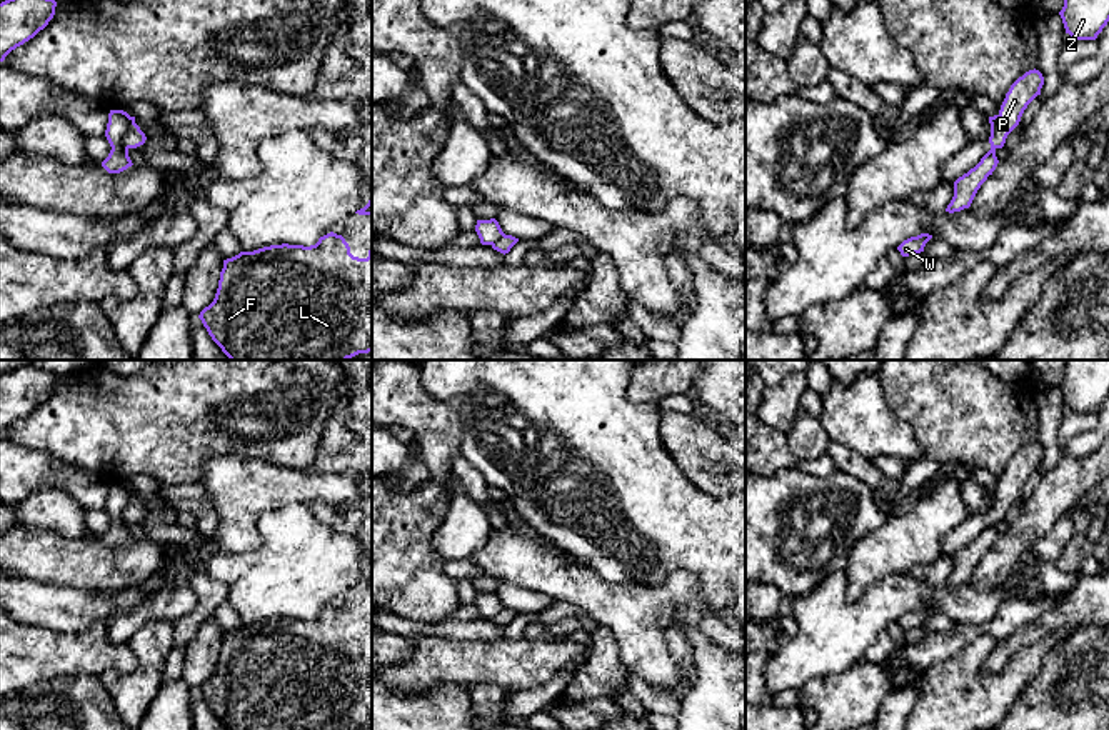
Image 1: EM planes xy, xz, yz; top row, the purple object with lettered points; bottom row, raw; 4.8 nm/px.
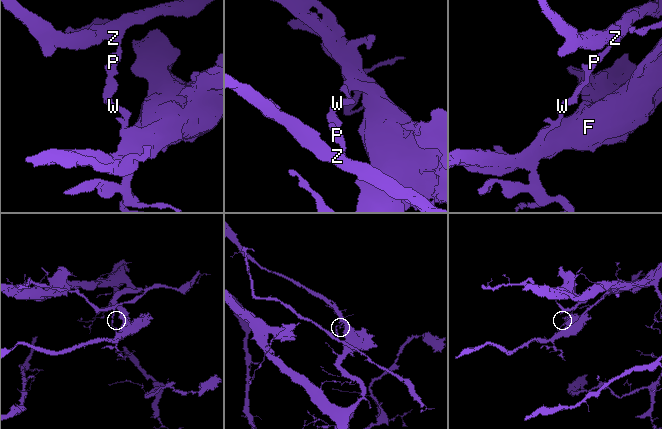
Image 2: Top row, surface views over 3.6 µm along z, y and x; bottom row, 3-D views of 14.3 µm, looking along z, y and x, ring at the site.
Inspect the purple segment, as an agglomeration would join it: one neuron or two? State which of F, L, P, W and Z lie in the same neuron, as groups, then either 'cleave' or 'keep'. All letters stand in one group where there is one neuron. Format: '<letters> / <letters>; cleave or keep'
F L W / P Z; cleave

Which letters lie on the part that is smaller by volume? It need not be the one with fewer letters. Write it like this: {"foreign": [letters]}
{"foreign": ["P", "Z"]}

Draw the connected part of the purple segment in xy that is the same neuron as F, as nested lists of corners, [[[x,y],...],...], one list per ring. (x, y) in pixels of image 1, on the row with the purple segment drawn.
[[[334,232],[315,245],[270,245],[223,260],[213,302],[198,318],[230,360],[349,360],[372,352],[372,247],[367,258],[350,253]]]

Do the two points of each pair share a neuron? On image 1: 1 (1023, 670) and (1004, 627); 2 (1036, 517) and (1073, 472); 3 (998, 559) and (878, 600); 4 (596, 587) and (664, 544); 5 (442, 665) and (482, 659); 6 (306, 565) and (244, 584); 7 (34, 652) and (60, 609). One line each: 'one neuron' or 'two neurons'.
1: two neurons
2: one neuron
3: two neurons
4: two neurons
5: one neuron
6: one neuron
7: two neurons

